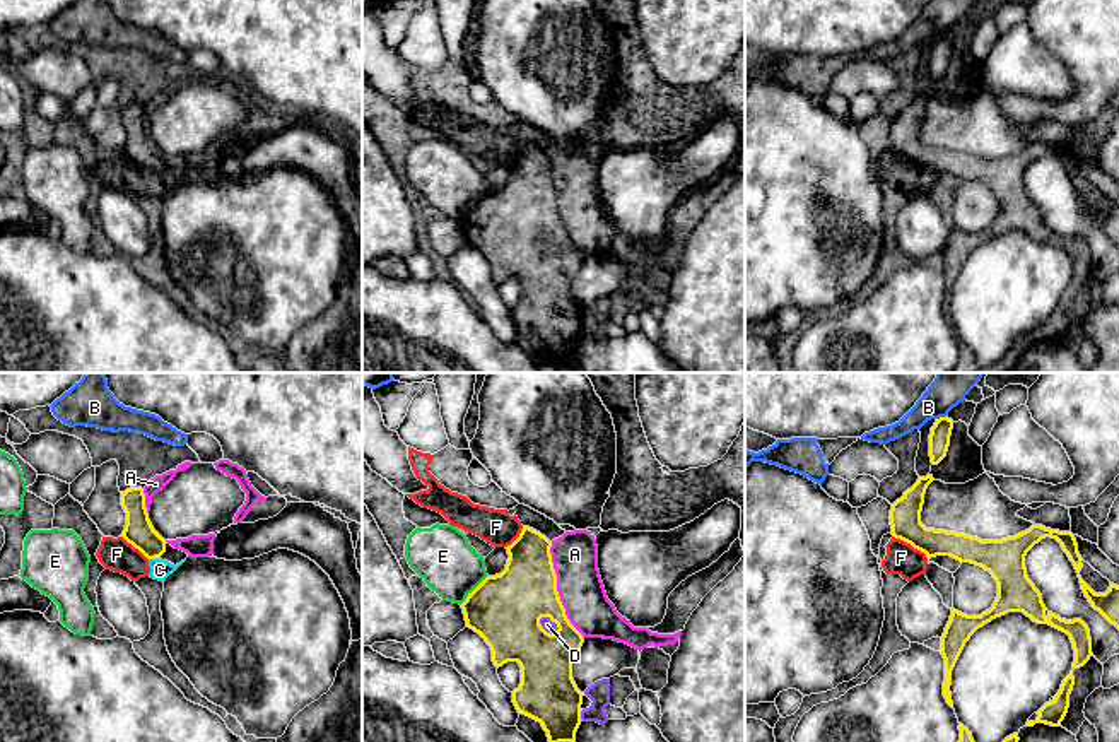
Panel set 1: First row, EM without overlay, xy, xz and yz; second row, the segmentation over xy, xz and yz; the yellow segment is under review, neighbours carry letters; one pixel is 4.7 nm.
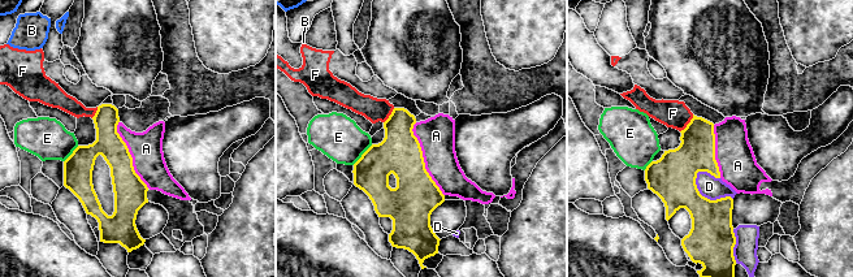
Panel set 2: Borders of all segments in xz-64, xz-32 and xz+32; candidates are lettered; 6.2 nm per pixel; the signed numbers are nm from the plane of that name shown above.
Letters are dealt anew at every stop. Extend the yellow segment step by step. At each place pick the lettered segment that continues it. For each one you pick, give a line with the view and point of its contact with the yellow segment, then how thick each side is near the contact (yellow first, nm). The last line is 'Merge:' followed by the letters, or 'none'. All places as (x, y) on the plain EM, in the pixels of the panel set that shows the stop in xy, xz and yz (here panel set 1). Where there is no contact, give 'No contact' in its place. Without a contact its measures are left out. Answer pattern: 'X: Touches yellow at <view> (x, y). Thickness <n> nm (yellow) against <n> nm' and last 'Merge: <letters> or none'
Merge: none

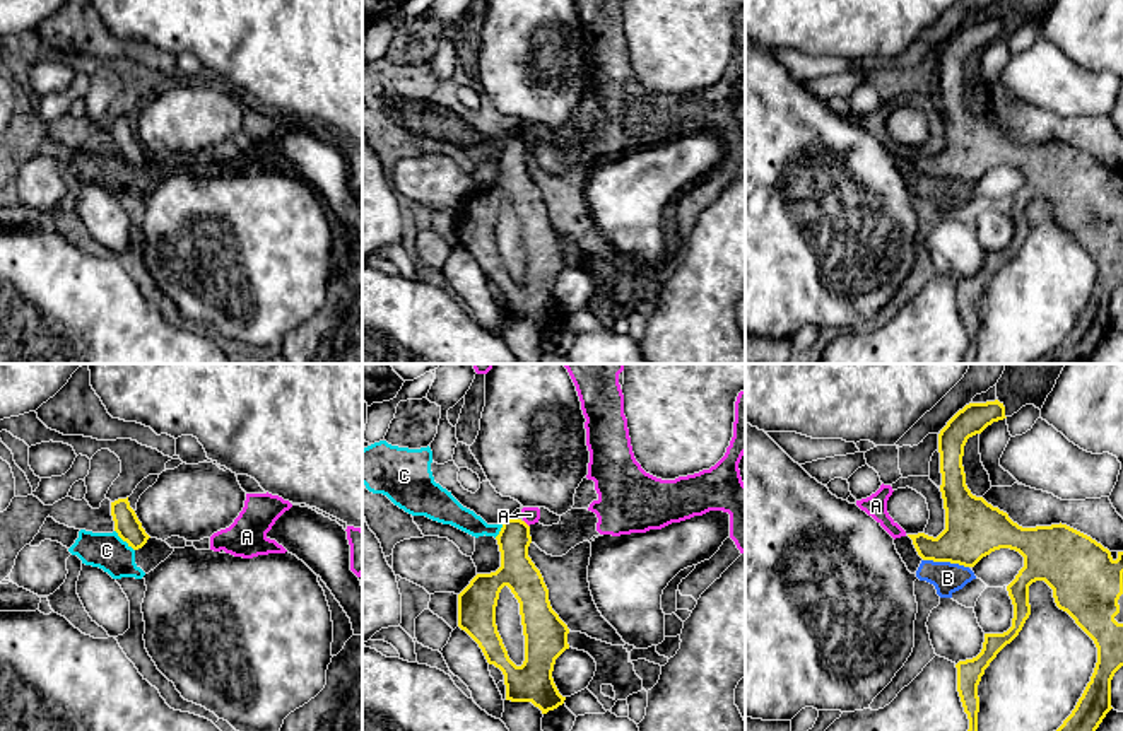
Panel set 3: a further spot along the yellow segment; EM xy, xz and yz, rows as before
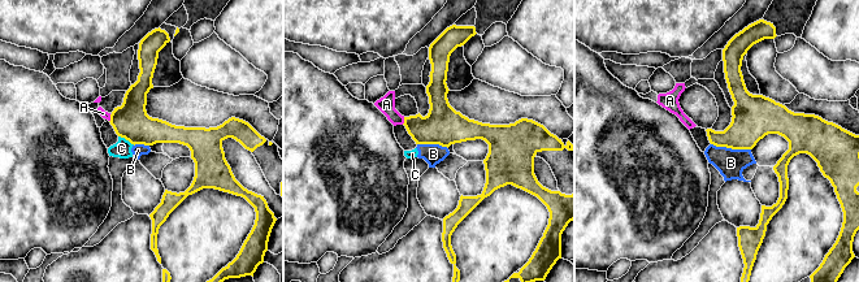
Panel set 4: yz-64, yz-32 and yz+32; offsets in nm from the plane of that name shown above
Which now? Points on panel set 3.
Merge: none

